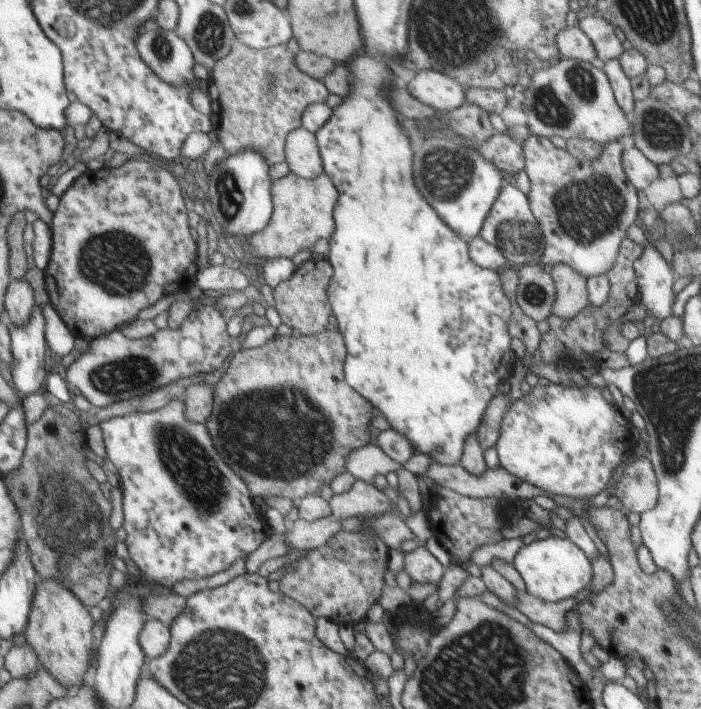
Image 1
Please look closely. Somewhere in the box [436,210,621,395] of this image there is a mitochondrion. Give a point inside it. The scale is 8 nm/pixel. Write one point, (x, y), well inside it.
(517, 234)

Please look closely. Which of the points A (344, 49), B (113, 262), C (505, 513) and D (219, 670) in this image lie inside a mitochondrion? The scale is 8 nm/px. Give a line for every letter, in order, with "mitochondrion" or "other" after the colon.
A: other
B: mitochondrion
C: other
D: mitochondrion

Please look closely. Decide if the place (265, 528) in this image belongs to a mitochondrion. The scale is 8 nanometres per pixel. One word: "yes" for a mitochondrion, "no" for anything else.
no

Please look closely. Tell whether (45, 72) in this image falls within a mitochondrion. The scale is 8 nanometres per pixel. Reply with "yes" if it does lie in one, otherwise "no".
no

